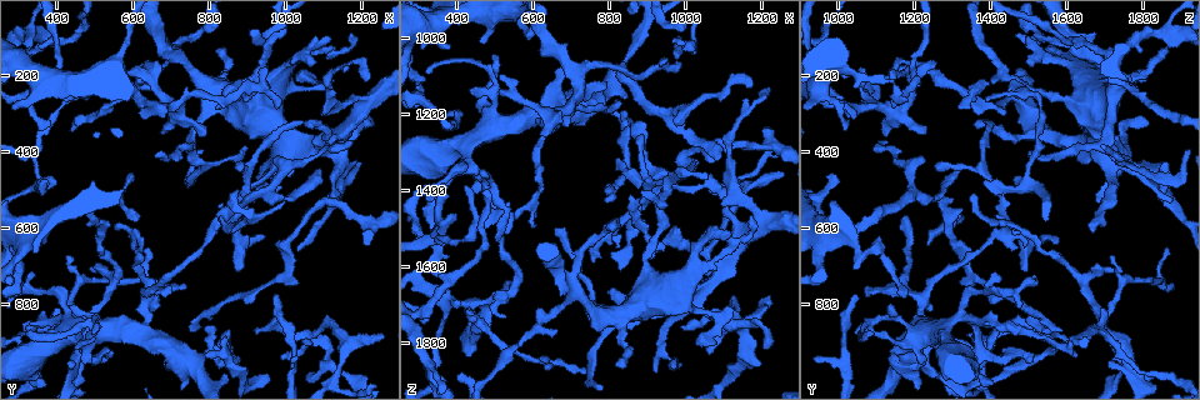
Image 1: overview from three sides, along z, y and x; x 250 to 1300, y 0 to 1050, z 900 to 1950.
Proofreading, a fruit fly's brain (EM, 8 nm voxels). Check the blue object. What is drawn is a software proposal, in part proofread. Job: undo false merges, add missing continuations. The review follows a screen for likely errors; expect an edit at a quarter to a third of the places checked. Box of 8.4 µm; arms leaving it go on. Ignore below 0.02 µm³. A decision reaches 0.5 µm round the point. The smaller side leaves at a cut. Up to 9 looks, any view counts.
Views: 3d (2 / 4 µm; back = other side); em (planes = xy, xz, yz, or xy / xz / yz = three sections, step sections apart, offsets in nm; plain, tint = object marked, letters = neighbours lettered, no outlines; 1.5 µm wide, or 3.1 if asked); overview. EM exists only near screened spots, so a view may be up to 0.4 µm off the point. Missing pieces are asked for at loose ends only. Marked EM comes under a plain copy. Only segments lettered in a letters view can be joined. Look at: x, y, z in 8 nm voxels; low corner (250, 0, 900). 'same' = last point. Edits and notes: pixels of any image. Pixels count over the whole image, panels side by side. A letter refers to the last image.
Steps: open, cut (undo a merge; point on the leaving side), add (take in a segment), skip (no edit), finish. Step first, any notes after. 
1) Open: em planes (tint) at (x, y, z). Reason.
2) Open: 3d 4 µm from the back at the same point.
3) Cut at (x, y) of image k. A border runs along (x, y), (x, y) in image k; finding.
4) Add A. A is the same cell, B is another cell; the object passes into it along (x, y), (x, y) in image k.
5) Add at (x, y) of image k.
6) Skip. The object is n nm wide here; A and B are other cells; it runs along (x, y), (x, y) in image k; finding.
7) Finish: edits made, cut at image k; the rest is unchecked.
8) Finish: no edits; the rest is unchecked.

Open: 3d 2 µm from the back at (1085, 445, 1330). Free end.

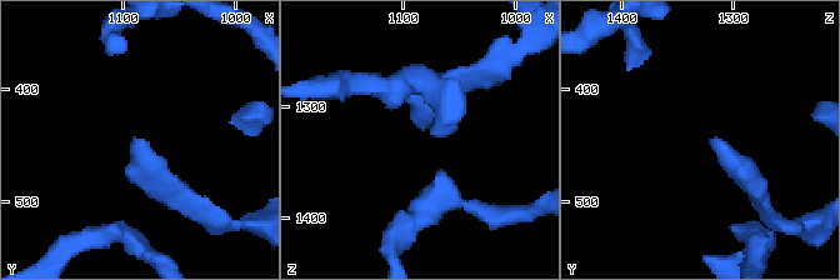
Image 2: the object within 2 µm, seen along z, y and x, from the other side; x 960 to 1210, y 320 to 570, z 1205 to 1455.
Open: em planes (letters) at (1080, 450, 1322). Need the tissue.

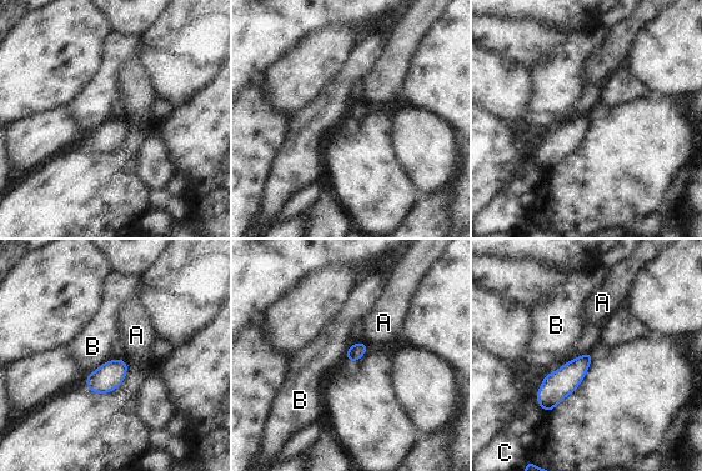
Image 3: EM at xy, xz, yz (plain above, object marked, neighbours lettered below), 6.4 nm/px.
Skip. The longest contact is with B, 200 nm; A, B and C are other cells; none of them fits.

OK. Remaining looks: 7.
Open: em yz step 8 (letters) at (1170, 370, 1135). Branch stops here.

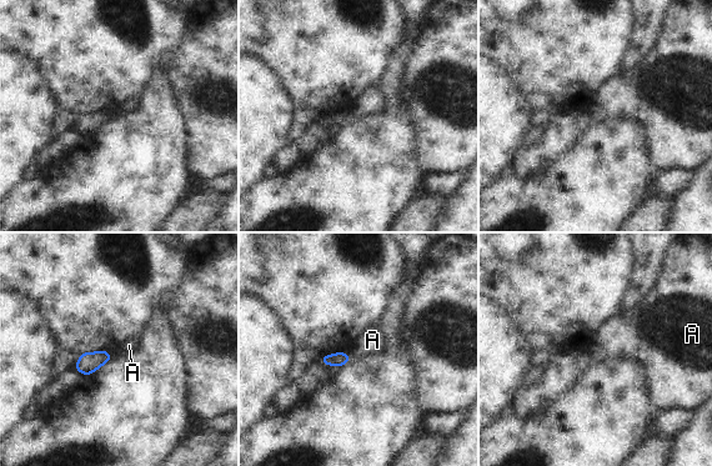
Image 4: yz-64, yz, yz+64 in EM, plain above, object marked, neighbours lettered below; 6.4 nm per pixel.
Open: em planes (letters) at the same point. Cut it another way.

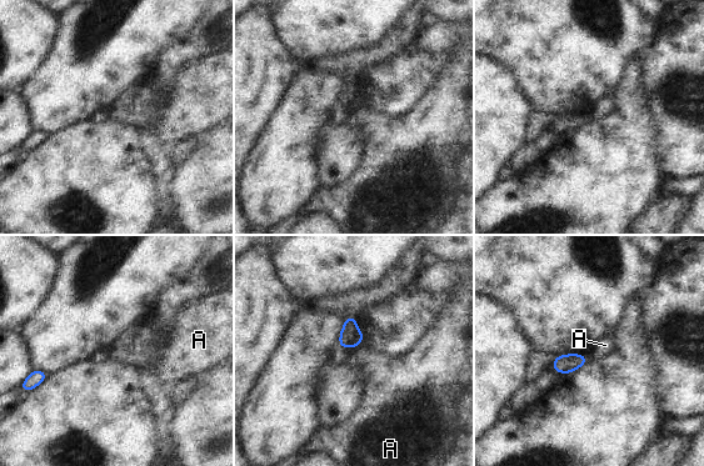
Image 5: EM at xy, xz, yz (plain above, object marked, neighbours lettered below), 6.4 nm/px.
Skip. The object is 120 nm wide here; A is another cell; a border runs along (360, 344), (354, 347) in image 5; no lettered segment goes on from it.

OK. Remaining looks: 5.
Open: em planes (letters) at (915, 620, 1580). An open end.

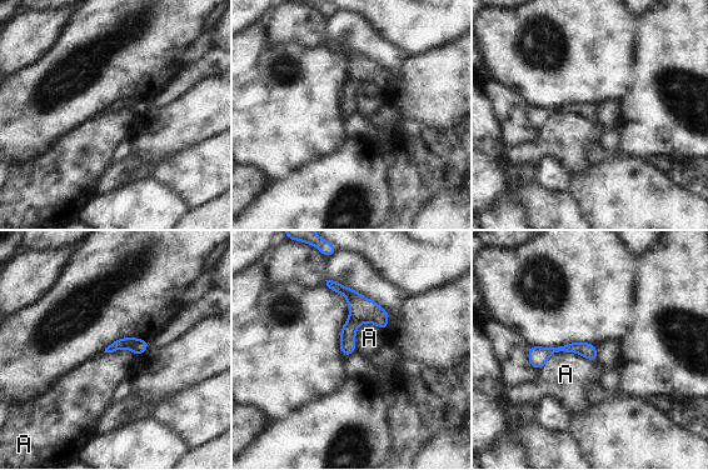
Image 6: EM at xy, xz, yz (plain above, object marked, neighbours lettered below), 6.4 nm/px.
Skip. A is another cell; a border runs along (384, 330), (363, 323), (345, 358) in image 6; none of them fits.

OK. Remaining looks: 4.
Open: em planes (letters) at (520, 950, 1515). Branch stops here.

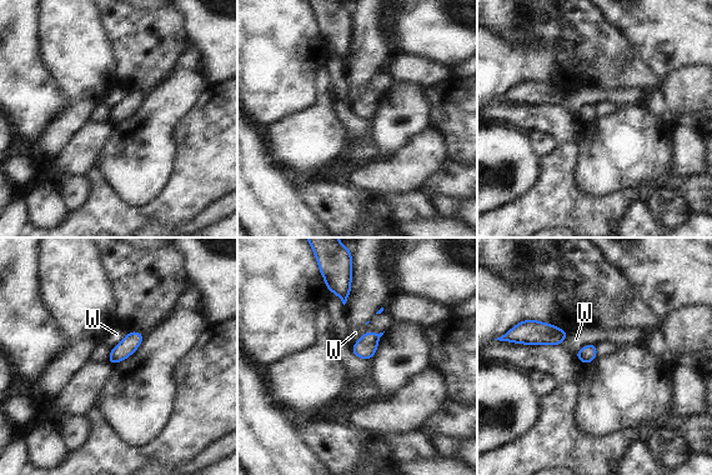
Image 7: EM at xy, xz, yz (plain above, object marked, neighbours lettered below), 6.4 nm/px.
Skip. The longest contact is with W, 180 nm; W is another cell; a border runs along (597, 344), (586, 344), (573, 355) in image 7; no lettered segment goes on from it.

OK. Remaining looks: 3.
Finish: no edits; the rest is unchecked.

